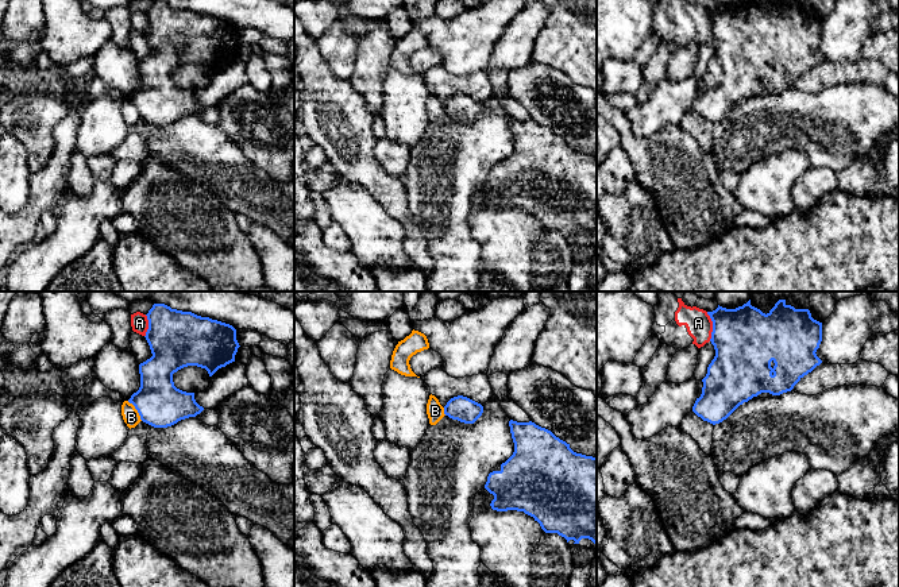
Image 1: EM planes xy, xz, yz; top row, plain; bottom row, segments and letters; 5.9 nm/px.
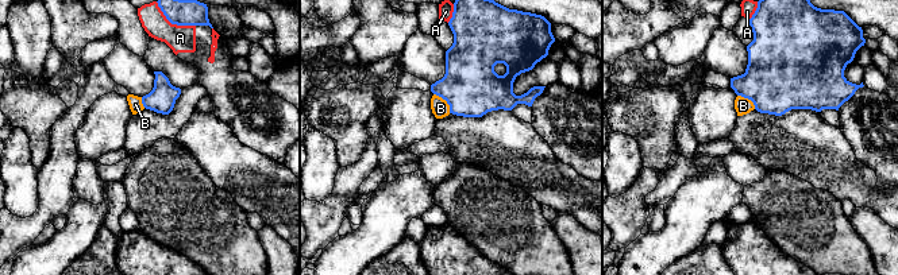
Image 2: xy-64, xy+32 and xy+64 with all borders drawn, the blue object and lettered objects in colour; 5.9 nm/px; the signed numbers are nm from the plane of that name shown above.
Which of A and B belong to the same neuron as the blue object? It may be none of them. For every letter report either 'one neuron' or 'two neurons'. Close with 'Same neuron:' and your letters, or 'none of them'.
A: two neurons
B: two neurons
Same neuron: none of them

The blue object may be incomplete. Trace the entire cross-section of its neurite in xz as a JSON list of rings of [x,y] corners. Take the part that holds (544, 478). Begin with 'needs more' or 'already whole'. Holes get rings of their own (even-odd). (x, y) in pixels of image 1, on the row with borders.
already whole | [[[510,420],[509,426],[514,452],[501,464],[499,471],[489,474],[485,484],[485,488],[494,495],[490,503],[491,509],[497,511],[524,511],[533,517],[545,533],[557,533],[567,542],[574,540],[574,544],[579,544],[582,538],[589,538],[597,544],[597,457],[574,452],[570,444],[532,421],[517,422]]]

